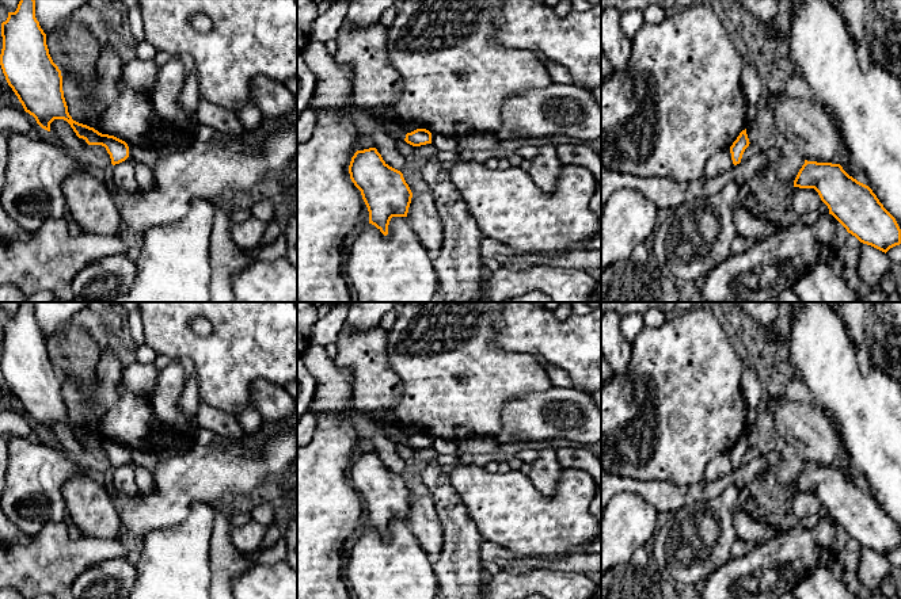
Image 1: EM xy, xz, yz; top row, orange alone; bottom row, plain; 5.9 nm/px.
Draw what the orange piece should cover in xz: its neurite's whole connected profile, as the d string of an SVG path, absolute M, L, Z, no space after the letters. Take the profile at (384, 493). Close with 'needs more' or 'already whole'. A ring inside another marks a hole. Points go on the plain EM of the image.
M376 451L357 454L349 469L350 482L361 495L369 527L384 539L392 520L407 520L413 496L403 477L389 470Z; already whole

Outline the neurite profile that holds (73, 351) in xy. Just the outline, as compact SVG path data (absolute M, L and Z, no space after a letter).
M69 323L58 333L46 337L46 348L58 373L76 377L87 397L92 392L91 384L100 358L92 335L81 325Z

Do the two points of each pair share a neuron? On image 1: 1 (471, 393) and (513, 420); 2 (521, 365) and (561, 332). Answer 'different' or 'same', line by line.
1: different
2: different

